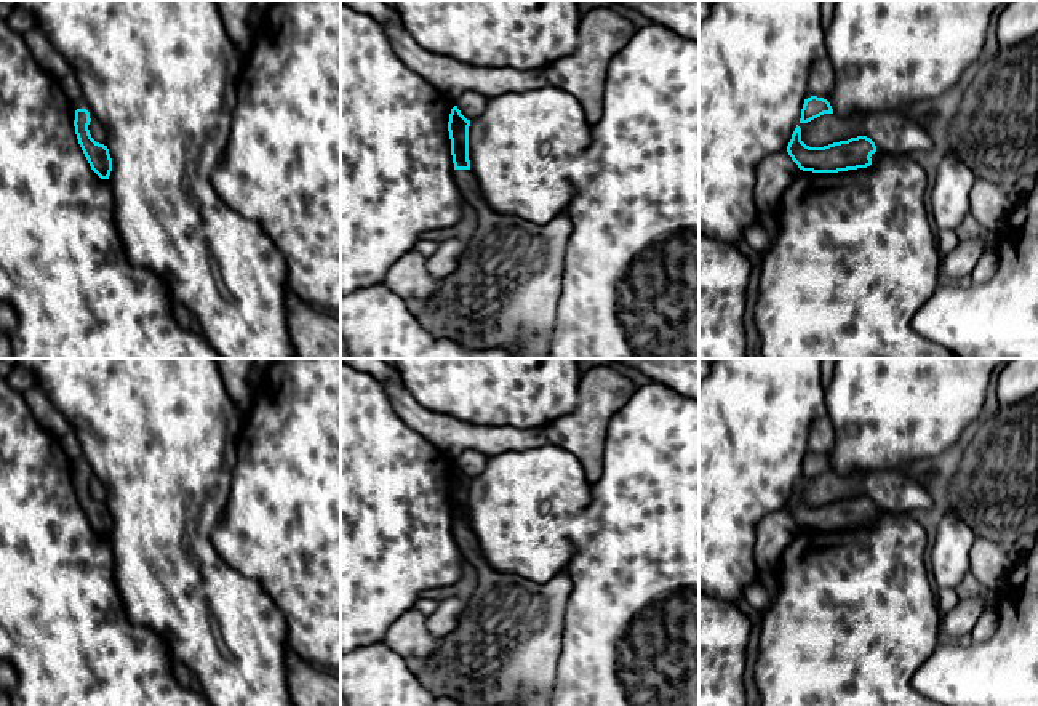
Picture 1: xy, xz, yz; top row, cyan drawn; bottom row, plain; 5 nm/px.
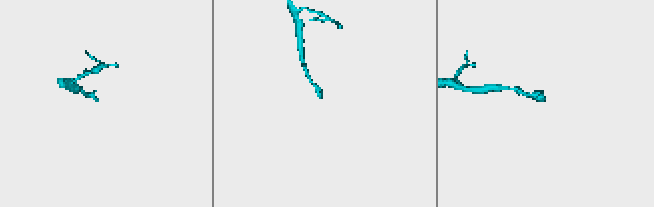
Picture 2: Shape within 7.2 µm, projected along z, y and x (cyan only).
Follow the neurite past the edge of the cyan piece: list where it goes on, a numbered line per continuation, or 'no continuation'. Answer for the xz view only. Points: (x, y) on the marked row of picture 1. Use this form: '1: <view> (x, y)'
1: xz (504, 292)

